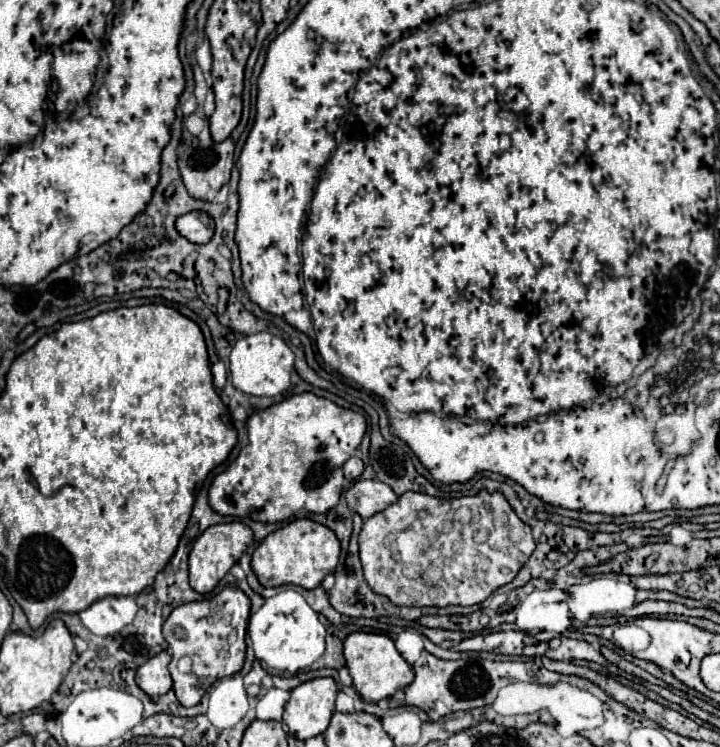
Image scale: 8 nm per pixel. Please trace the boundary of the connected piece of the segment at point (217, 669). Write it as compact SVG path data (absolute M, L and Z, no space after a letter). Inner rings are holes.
M224 588L210 600L190 602L174 608L164 624L164 638L172 656L170 674L174 680L174 692L182 706L196 706L216 680L234 676L242 670L248 618L250 600L238 588Z

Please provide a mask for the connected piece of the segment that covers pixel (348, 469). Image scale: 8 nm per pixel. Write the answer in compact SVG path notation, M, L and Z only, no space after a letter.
M352 456L342 468L344 468L344 478L346 478L348 482L354 482L354 480L360 478L360 474L362 474L362 470L364 470L364 464L362 464L362 460L360 460L358 456Z

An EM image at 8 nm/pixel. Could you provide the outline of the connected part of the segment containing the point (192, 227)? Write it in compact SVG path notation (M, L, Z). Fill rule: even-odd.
M194 210L176 218L176 230L192 244L208 244L214 236L214 222L206 212Z

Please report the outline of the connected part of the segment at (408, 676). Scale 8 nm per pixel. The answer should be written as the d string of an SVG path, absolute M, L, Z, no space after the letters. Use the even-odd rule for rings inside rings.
M352 632L344 642L344 658L346 668L352 676L354 690L364 702L378 702L382 698L390 698L396 690L404 690L414 680L412 666L400 656L394 642L382 634Z

